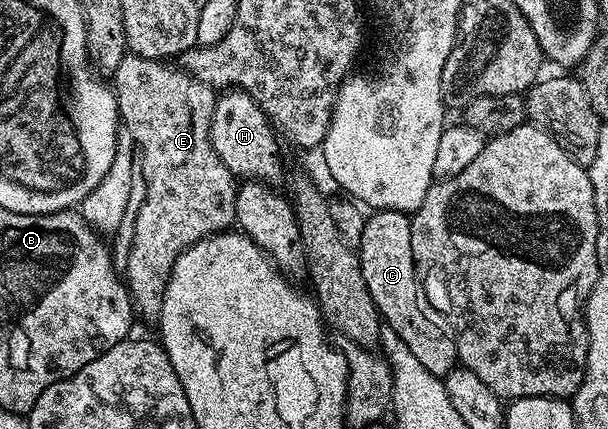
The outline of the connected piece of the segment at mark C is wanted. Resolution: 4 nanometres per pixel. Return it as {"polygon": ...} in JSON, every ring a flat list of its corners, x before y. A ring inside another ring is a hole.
{"polygon":[[378,208,368,213,365,225,361,228,361,273,363,282,367,282,367,290,371,290,371,298,377,307,382,321,407,342,407,346,415,354,421,365,431,370,431,374,444,378,451,369,458,367,457,347,453,334,435,315,421,288,419,265,411,254,410,213]]}

